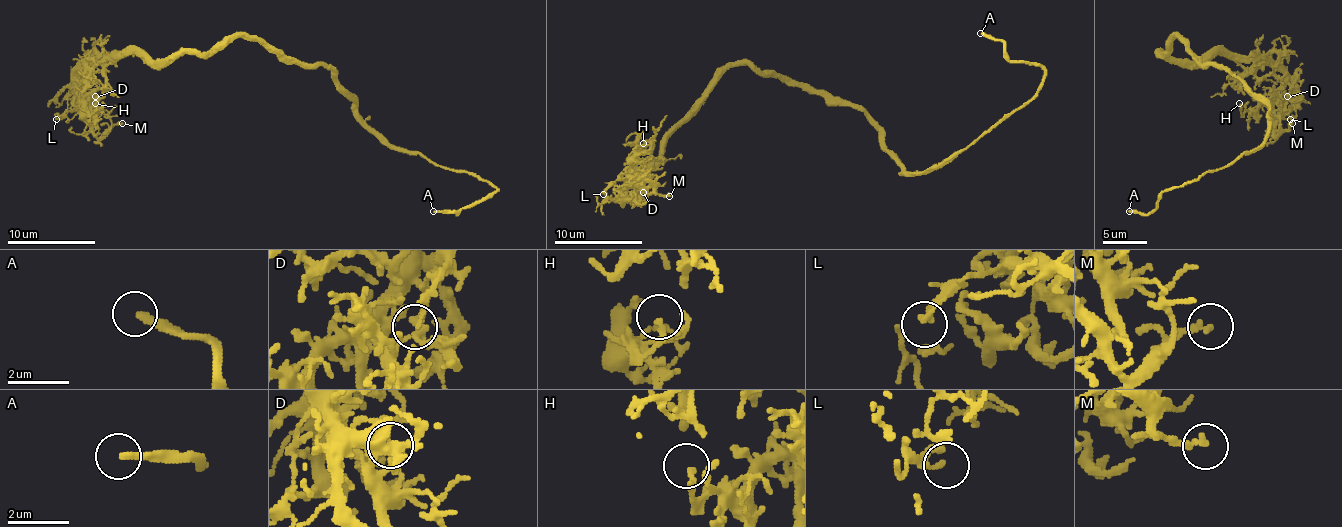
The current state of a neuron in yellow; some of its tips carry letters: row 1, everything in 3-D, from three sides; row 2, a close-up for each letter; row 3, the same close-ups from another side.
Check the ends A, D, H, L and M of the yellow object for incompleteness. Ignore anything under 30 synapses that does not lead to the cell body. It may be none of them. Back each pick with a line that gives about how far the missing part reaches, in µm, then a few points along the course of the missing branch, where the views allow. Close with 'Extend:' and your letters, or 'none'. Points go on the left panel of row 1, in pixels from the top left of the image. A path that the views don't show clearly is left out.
A: Missing length about 40 µm. Course of what is missing: (433, 211), (409, 211), (393, 200), (356, 187), (327, 185), (298, 198), (272, 198), (199, 171), (177, 156)
Extend: A

